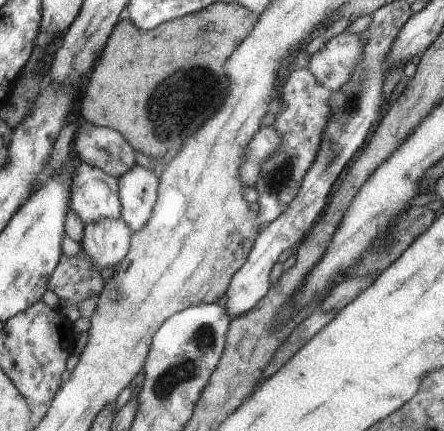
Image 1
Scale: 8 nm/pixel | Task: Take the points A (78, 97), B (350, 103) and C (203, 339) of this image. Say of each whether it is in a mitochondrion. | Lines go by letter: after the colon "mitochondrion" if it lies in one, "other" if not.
A: other
B: mitochondrion
C: mitochondrion

